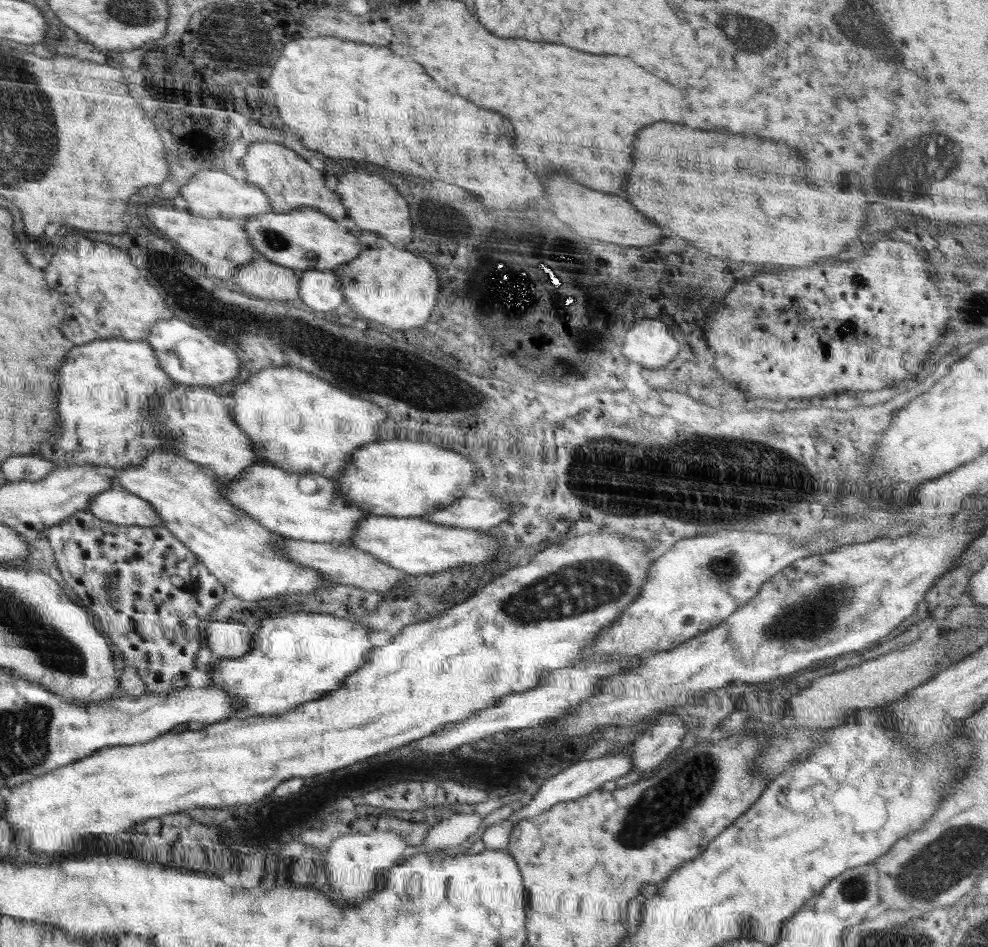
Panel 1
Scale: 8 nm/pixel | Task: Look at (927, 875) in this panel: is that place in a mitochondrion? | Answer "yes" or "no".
yes

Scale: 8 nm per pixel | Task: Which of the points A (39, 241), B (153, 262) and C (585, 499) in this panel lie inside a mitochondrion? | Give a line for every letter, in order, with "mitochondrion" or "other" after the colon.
A: other
B: mitochondrion
C: mitochondrion

